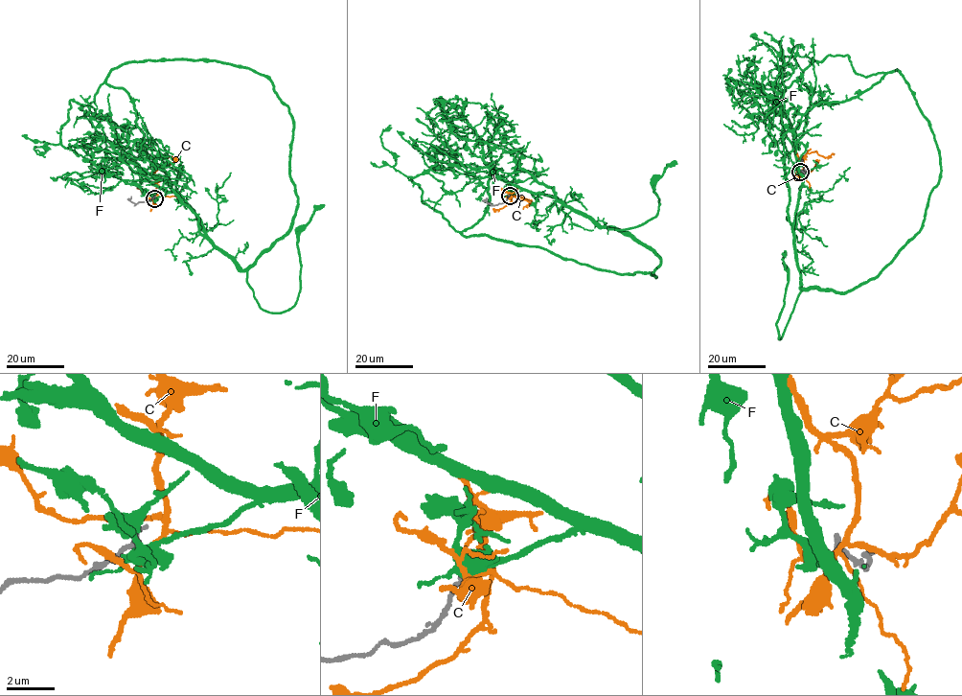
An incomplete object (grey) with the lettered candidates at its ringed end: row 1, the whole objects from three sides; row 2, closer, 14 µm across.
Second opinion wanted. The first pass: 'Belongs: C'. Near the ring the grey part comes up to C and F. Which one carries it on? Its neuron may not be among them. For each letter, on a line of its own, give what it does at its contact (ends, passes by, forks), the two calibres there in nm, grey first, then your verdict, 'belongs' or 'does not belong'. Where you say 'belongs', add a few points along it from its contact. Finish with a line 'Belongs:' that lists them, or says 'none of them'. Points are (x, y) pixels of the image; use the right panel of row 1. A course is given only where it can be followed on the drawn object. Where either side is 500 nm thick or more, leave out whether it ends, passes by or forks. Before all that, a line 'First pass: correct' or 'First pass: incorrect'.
First pass: incorrect
C: it forks | 260/180 nm | does not belong
F: it forks | 260/380 nm | belongs | via (801, 172), (803, 184), (793, 227), (800, 286), (803, 290), (841, 293), (875, 278), (920, 230), (940, 174)
Belongs: F

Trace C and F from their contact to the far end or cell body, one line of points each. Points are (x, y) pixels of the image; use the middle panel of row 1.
C: (510, 196), (512, 195), (510, 187), (510, 195), (531, 200), (523, 209)
F: (510, 196), (528, 190), (555, 197), (659, 257), (652, 271), (656, 277), (626, 273)

